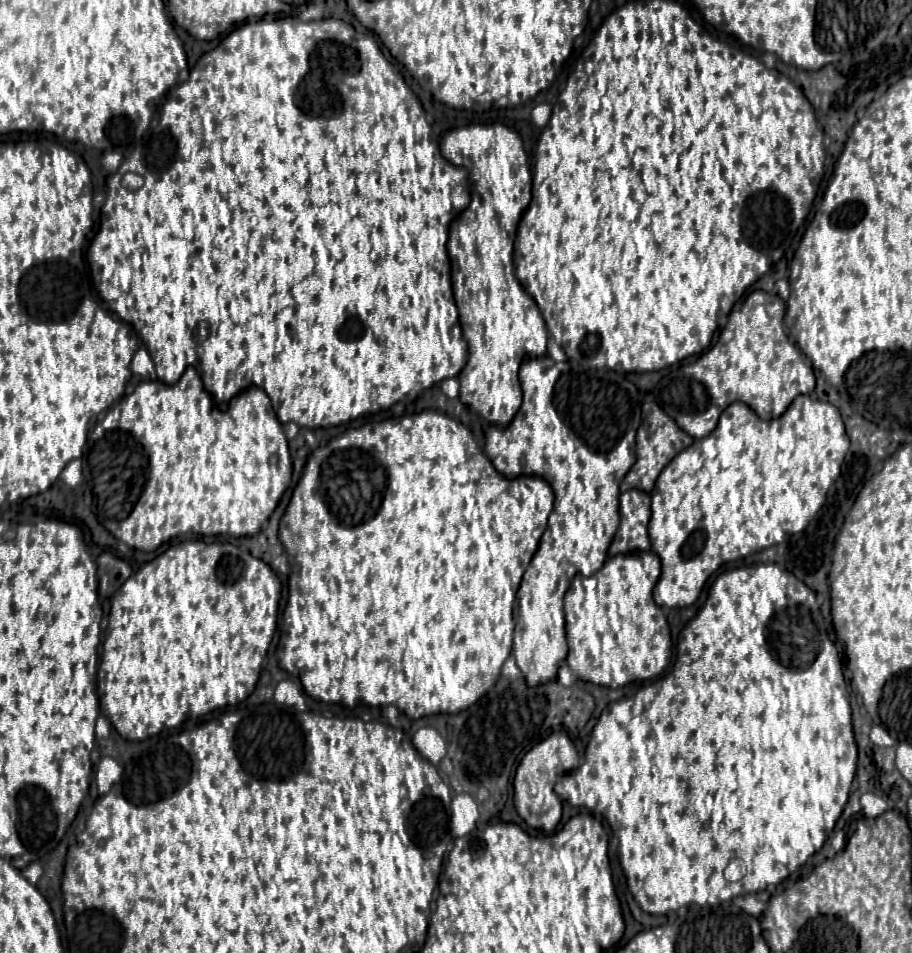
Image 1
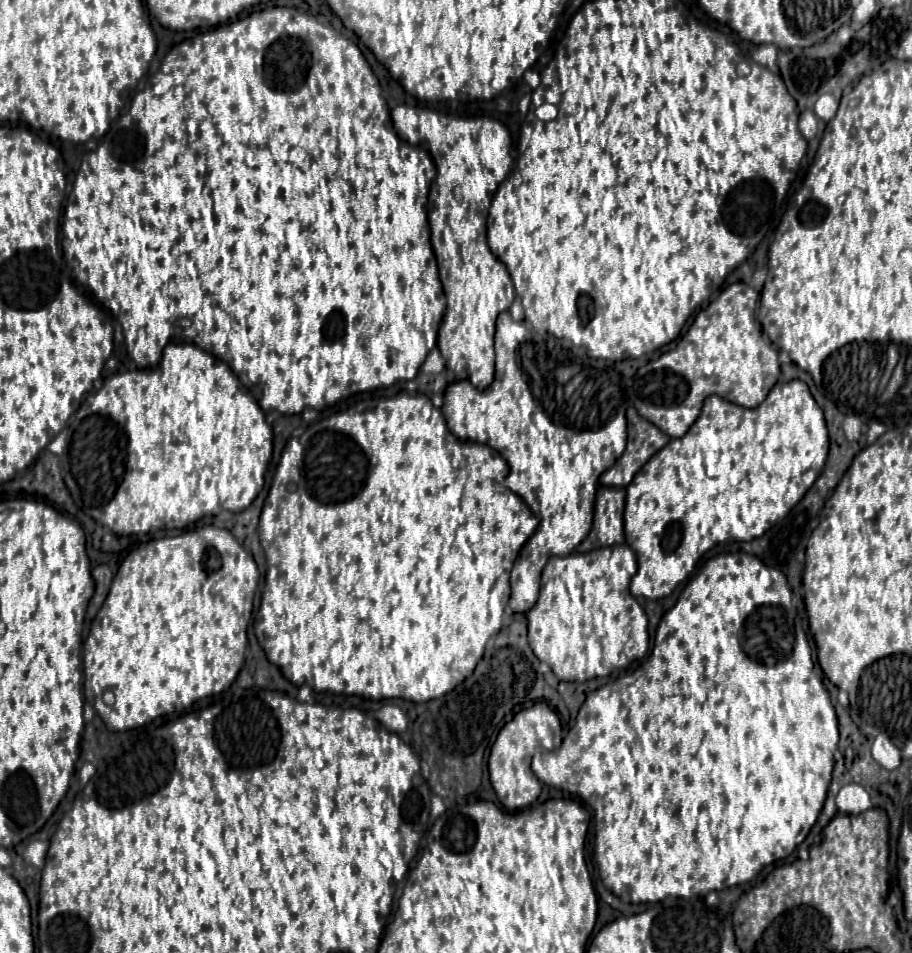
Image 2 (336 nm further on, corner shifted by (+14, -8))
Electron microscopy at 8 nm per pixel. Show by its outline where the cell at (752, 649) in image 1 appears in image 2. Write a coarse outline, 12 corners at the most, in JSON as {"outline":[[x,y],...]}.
{"outline":[[718,554],[532,770],[624,902],[790,856],[836,712]]}

